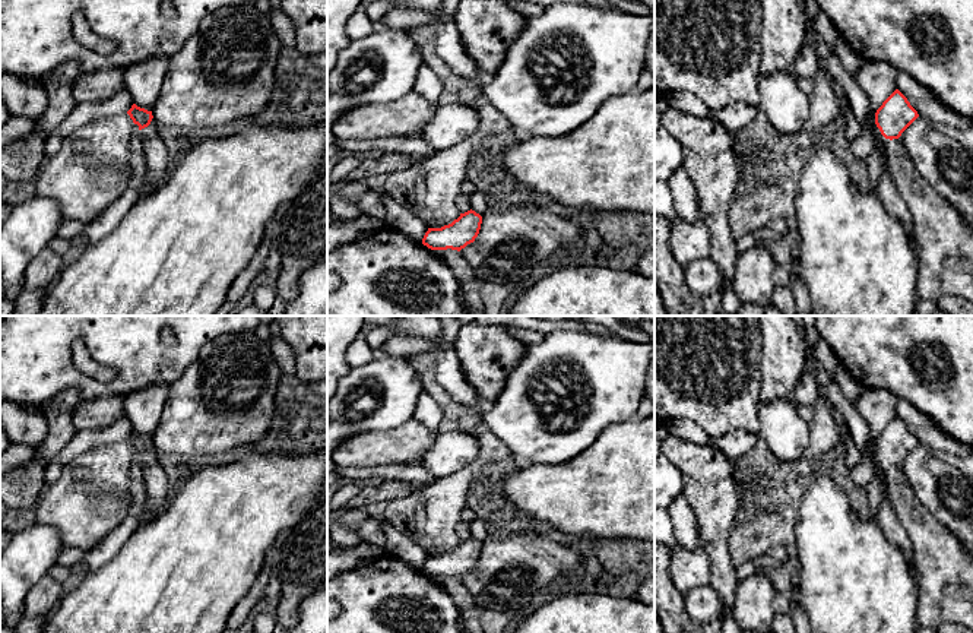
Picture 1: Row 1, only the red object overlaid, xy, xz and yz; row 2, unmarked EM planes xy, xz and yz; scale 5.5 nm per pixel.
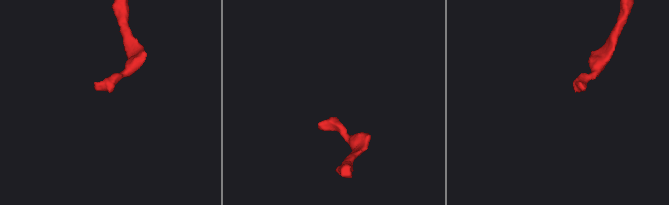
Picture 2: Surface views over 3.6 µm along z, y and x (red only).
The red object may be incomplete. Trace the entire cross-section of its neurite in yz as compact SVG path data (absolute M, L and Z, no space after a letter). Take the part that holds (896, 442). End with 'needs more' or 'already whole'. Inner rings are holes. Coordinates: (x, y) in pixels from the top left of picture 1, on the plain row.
M896 417L875 440L875 462L879 469L882 488L877 522L885 538L901 550L915 577L912 544L887 496L885 474L888 468L898 466L917 444L917 439L898 417Z; needs more

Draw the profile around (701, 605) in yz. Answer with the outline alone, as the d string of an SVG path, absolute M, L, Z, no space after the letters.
M709 585L692 589L682 598L687 615L695 623L709 623L728 614L720 598Z

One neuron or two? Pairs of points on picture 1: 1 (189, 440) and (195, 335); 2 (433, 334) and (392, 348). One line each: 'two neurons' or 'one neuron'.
1: two neurons
2: two neurons

